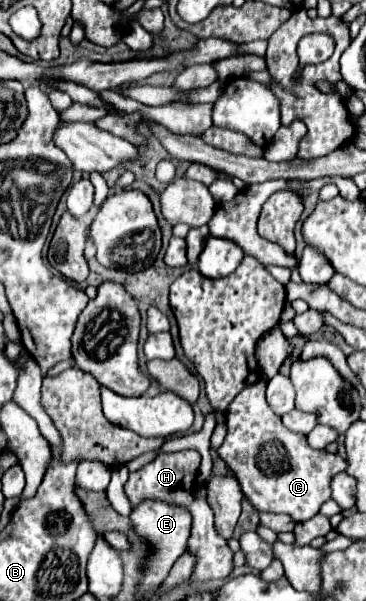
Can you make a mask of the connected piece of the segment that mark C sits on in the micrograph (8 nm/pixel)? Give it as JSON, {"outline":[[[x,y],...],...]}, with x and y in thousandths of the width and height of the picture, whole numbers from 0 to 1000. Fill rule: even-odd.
{"outline":[[[699,636],[672,642],[623,676],[617,689],[617,705],[623,705],[623,722],[612,739],[596,745],[596,759],[623,772],[623,779],[650,792],[672,832],[689,839],[699,852],[765,852],[798,859],[809,869],[847,865],[852,859],[869,855],[874,842],[902,829],[902,799],[945,782],[945,765],[929,762],[923,755],[902,755],[896,749],[863,749],[847,745],[836,735],[836,722],[792,719],[760,689],[743,686],[721,662],[727,636]]]}

